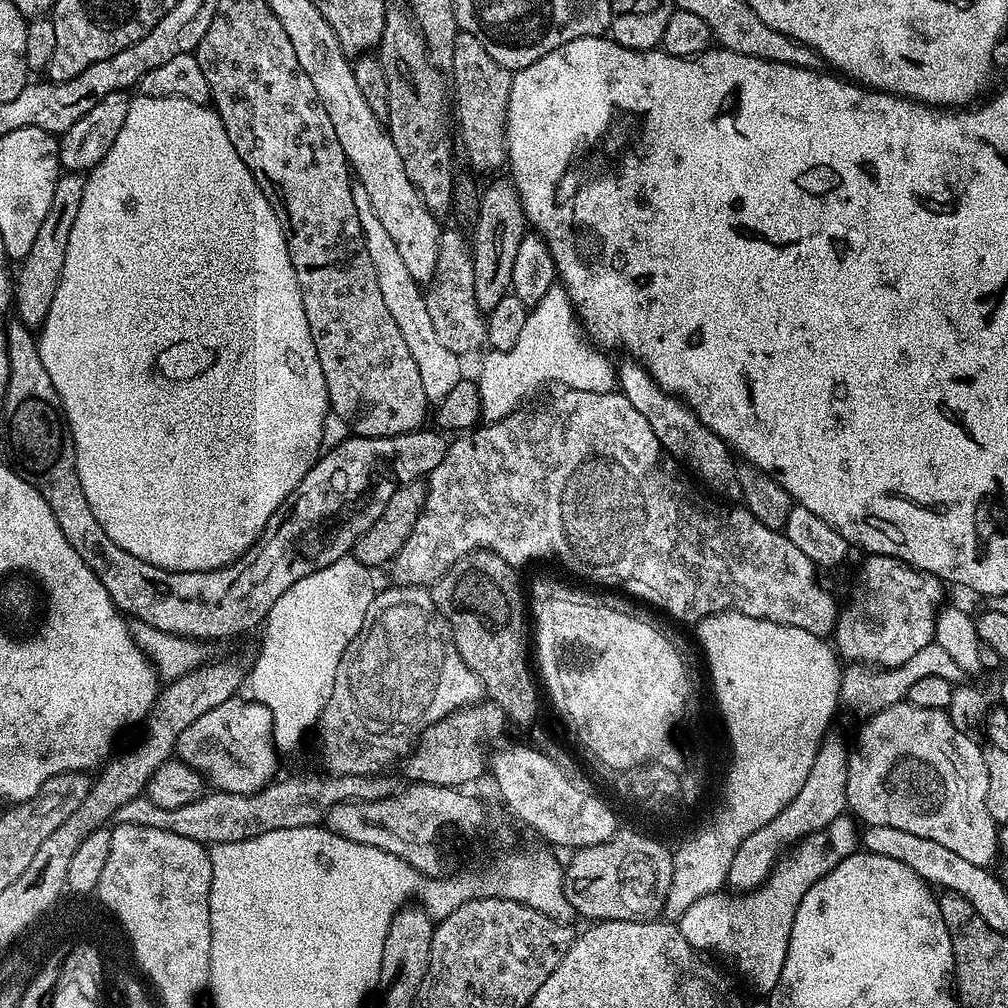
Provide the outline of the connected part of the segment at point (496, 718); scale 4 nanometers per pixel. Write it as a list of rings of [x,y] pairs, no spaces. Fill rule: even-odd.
[[[481,702],[460,708],[454,714],[430,725],[415,743],[412,754],[404,764],[409,781],[418,784],[433,784],[447,788],[463,789],[486,772],[484,747],[503,730],[506,725],[504,711],[491,702]]]

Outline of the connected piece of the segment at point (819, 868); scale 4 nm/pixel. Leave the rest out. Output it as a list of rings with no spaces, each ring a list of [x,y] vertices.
[[[851,815],[834,818],[823,832],[815,832],[807,840],[800,841],[772,867],[768,879],[759,888],[743,894],[729,894],[721,890],[711,892],[678,922],[682,938],[701,954],[717,952],[756,992],[770,994],[782,974],[786,962],[786,950],[790,946],[790,930],[794,926],[794,914],[810,886],[834,870],[858,848],[858,824]]]

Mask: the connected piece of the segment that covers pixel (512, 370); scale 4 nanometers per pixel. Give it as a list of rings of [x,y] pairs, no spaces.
[[[553,286],[550,290],[546,290],[542,302],[531,305],[522,334],[510,350],[489,351],[487,355],[488,357],[480,364],[478,387],[480,389],[480,414],[488,422],[504,420],[507,416],[513,415],[519,409],[516,408],[519,404],[526,403],[539,388],[544,388],[547,384],[560,384],[556,386],[564,390],[573,388],[591,392],[614,392],[618,388],[617,369],[614,364],[612,368],[611,362],[604,357],[607,355],[593,350],[586,343],[576,314],[576,306],[563,286]]]

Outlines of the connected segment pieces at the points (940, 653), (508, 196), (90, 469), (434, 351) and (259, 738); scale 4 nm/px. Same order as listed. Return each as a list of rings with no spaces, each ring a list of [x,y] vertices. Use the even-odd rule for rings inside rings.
[[[935,642],[923,647],[914,655],[914,658],[907,659],[900,666],[893,668],[881,668],[865,666],[863,663],[849,663],[843,669],[840,677],[840,698],[839,703],[844,704],[859,718],[867,718],[886,710],[890,706],[907,701],[910,694],[910,686],[914,686],[920,678],[946,678],[953,682],[960,682],[965,679],[965,672],[960,670],[957,664],[952,661],[950,654],[942,650]]]
[[[511,179],[496,180],[488,189],[485,187],[480,193],[476,223],[471,229],[472,236],[470,234],[470,251],[474,266],[474,298],[478,302],[481,312],[485,314],[491,312],[504,296],[509,295],[512,286],[510,274],[514,271],[514,258],[518,255],[518,246],[522,242],[525,231],[524,211],[520,209],[520,202]]]
[[[137,95],[128,105],[126,122],[122,122],[122,130],[118,130],[118,138],[114,138],[114,146],[98,162],[91,172],[87,173],[84,181],[84,193],[82,194],[82,207],[78,209],[78,218],[70,230],[70,242],[66,242],[66,262],[62,266],[62,278],[58,282],[58,290],[54,294],[54,302],[50,302],[50,314],[46,326],[41,327],[38,336],[100,336],[103,332],[140,332],[148,340],[148,346],[144,348],[116,348],[116,350],[104,350],[94,354],[80,354],[80,356],[64,356],[58,362],[68,362],[62,370],[72,370],[72,374],[50,374],[50,382],[54,382],[54,390],[58,390],[58,398],[64,407],[64,416],[68,420],[68,428],[72,432],[72,441],[76,447],[76,469],[78,478],[82,482],[82,494],[86,494],[86,502],[90,502],[90,510],[94,518],[110,534],[112,541],[126,554],[134,554],[134,558],[142,558],[142,562],[150,562],[159,568],[165,568],[167,572],[205,572],[232,564],[253,542],[262,534],[266,522],[282,506],[282,502],[298,486],[298,482],[310,471],[321,455],[320,443],[324,440],[324,423],[330,420],[328,406],[328,391],[326,390],[326,378],[322,378],[322,362],[318,362],[318,350],[314,350],[314,338],[310,338],[310,326],[306,322],[306,310],[302,306],[302,294],[298,286],[298,278],[294,274],[294,266],[290,262],[290,254],[286,246],[286,238],[282,234],[282,226],[254,174],[238,158],[238,150],[234,150],[234,142],[230,142],[230,134],[226,134],[226,126],[222,126],[222,118],[216,113],[215,108],[198,102],[187,101],[182,97],[152,98]]]
[[[358,182],[353,183],[352,193],[366,242],[366,251],[370,254],[370,262],[378,278],[378,290],[382,293],[382,298],[394,317],[394,323],[398,325],[398,331],[401,332],[407,348],[410,349],[410,355],[418,366],[418,374],[422,378],[422,390],[426,390],[426,398],[430,402],[439,402],[442,398],[446,398],[446,394],[450,394],[450,390],[454,390],[454,386],[458,386],[458,382],[462,379],[461,357],[456,356],[454,350],[446,350],[446,346],[442,346],[442,341],[438,339],[438,334],[430,323],[430,310],[426,310],[421,285],[410,278],[410,270],[406,270],[406,262],[398,250],[398,245],[391,240],[390,233],[383,228],[378,214],[373,213],[366,188]]]
[[[233,698],[222,702],[222,706],[214,706],[214,710],[206,710],[206,714],[202,714],[202,718],[190,722],[190,726],[186,726],[186,730],[182,730],[182,734],[178,738],[175,755],[181,763],[190,766],[199,776],[203,776],[215,791],[250,796],[267,788],[277,779],[276,755],[278,755],[278,749],[273,743],[270,710],[253,698],[240,699]]]

